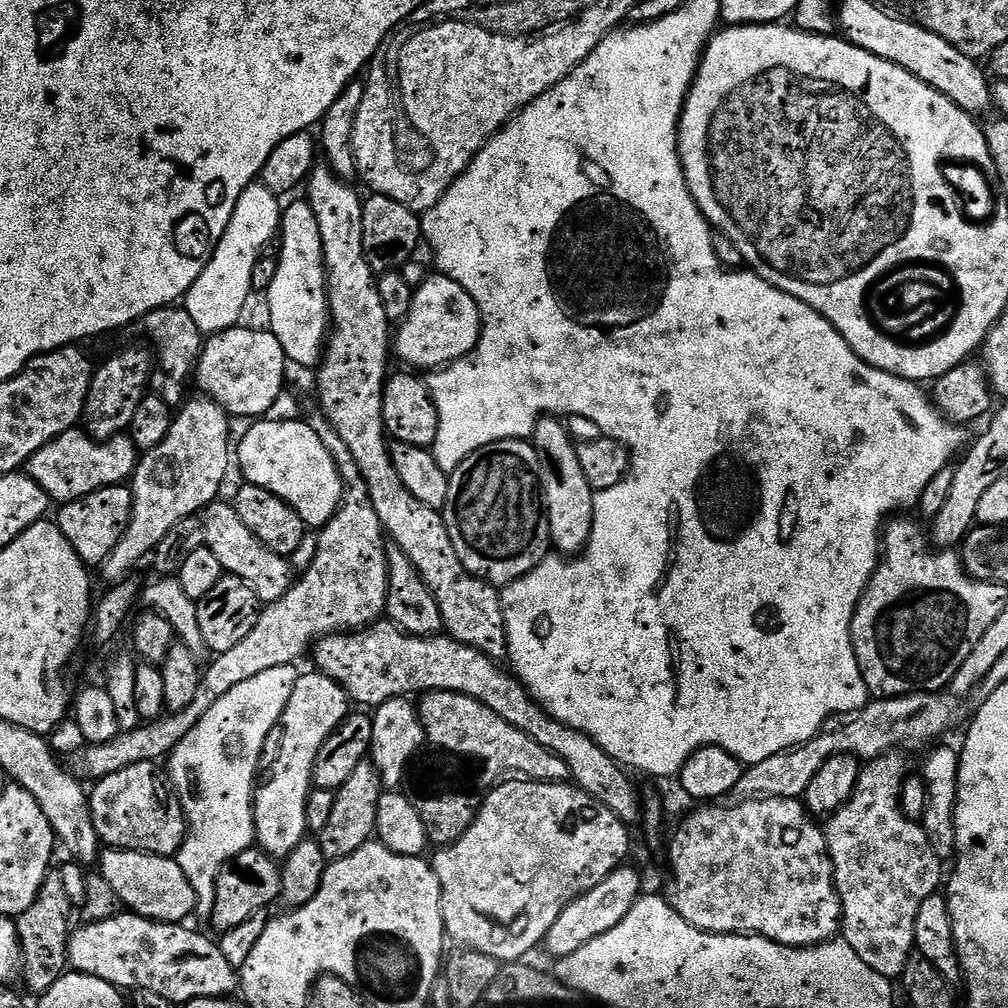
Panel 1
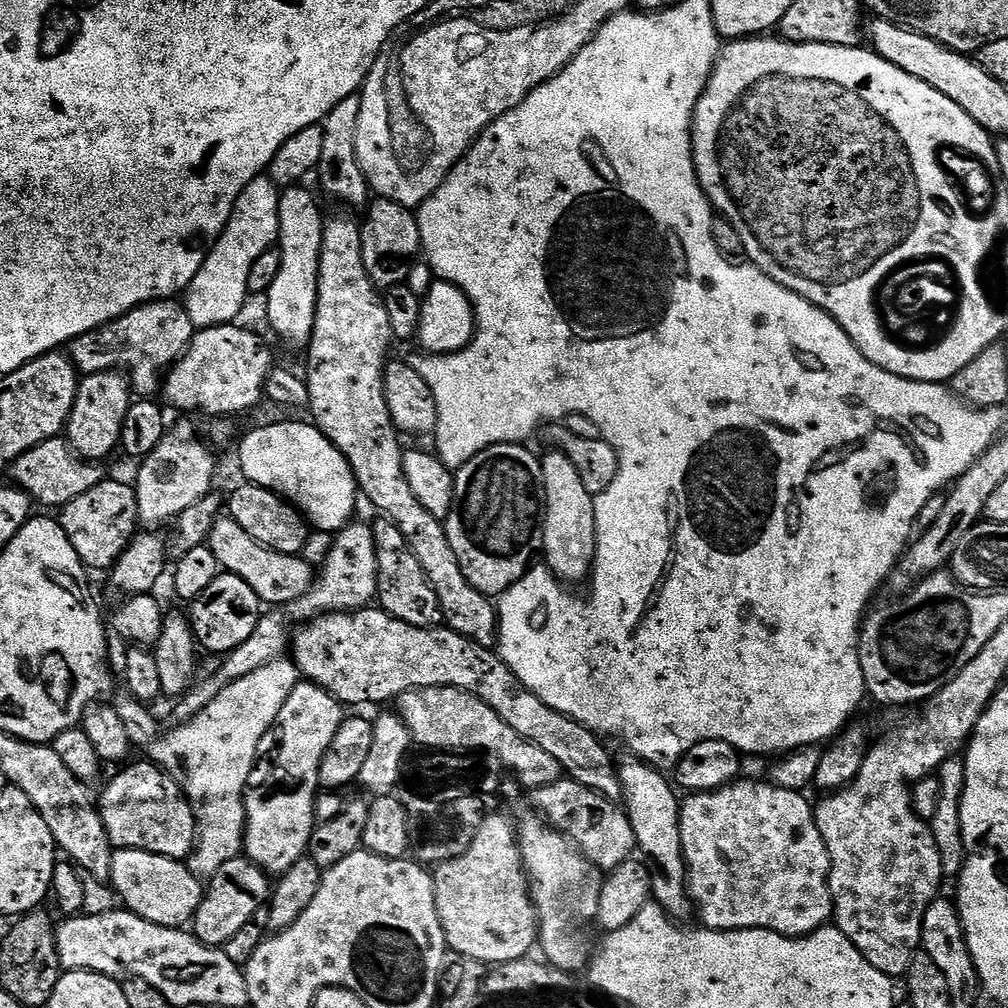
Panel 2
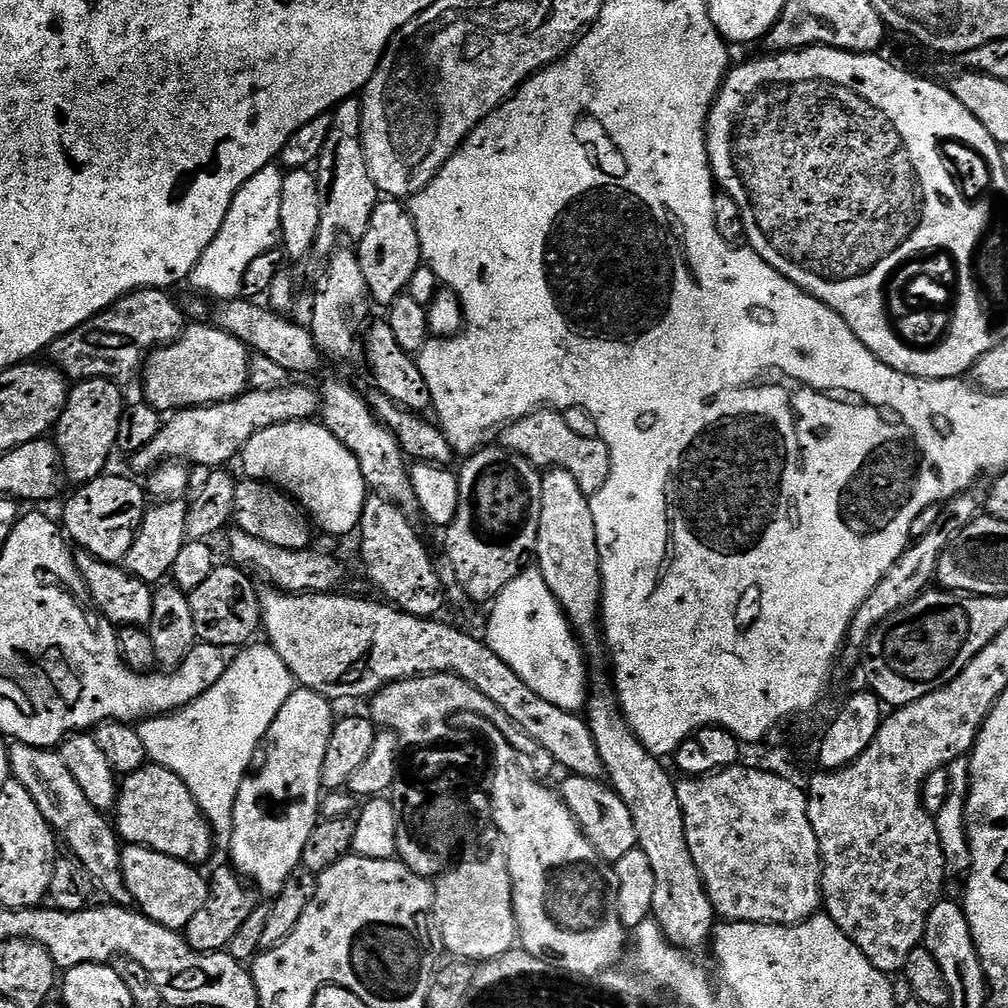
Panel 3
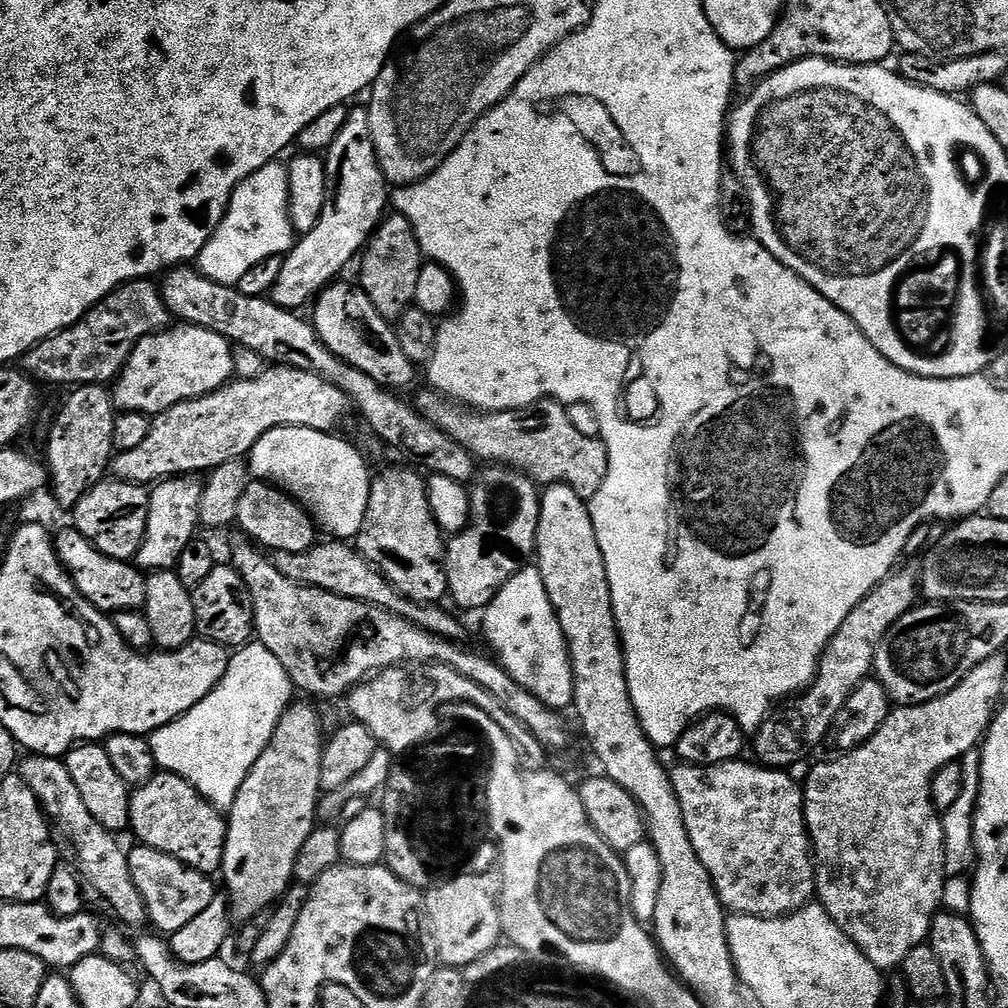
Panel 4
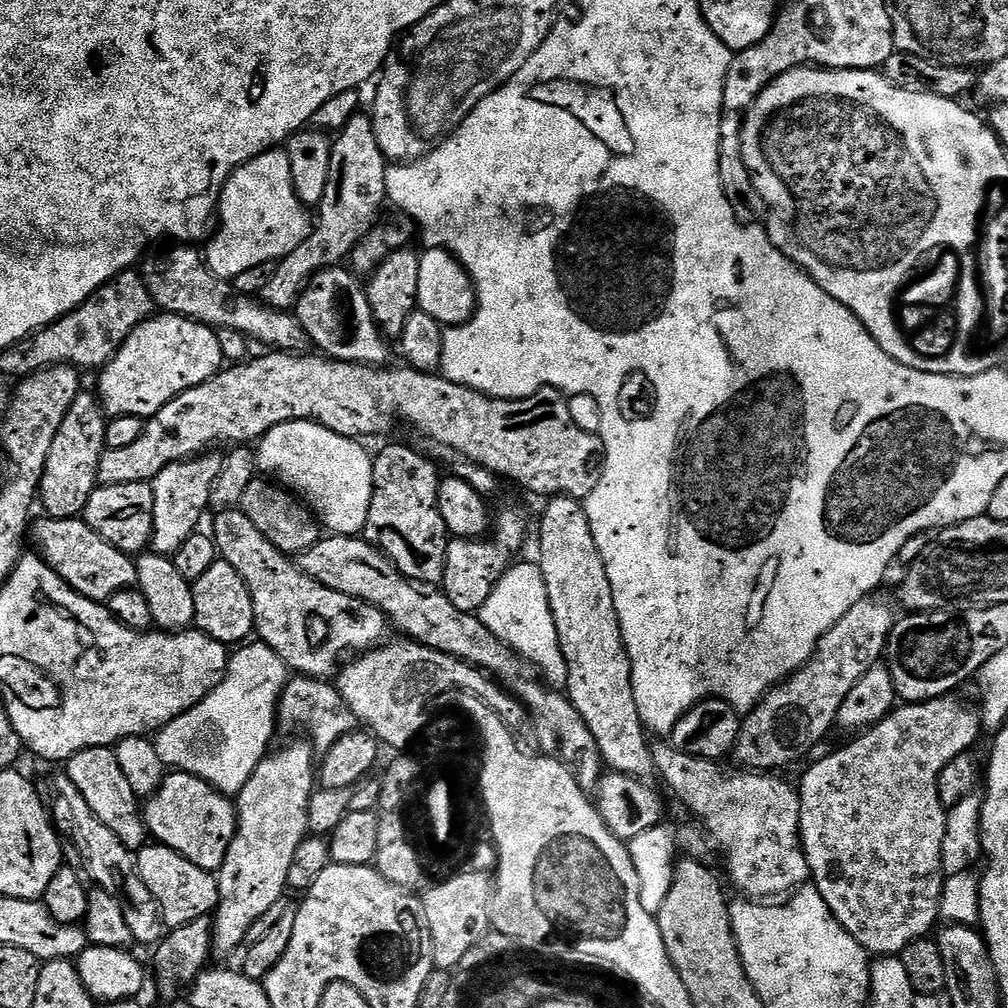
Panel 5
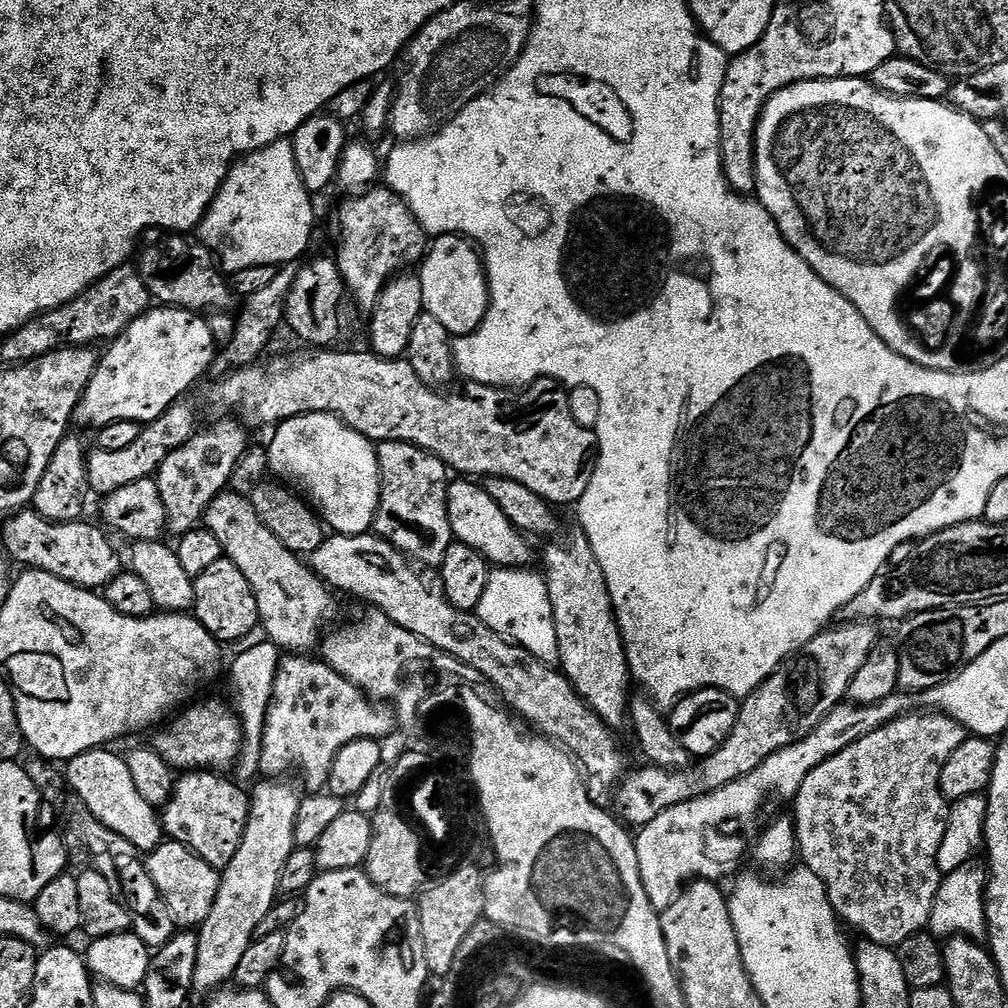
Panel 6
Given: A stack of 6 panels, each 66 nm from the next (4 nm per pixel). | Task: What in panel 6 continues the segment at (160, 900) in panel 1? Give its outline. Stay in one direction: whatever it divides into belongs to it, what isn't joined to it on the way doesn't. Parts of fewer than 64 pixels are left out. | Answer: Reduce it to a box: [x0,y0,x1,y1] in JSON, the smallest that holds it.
[147,842,221,930]

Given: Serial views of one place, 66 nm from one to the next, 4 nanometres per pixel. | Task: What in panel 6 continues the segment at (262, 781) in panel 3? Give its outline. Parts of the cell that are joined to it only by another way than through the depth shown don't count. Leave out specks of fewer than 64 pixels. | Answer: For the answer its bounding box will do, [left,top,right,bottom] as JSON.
[195,778,301,993]

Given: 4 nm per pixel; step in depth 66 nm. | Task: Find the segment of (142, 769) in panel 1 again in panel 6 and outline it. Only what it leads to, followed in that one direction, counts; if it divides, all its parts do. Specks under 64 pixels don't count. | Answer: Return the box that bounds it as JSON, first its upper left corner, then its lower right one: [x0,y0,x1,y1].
[162,770,250,870]

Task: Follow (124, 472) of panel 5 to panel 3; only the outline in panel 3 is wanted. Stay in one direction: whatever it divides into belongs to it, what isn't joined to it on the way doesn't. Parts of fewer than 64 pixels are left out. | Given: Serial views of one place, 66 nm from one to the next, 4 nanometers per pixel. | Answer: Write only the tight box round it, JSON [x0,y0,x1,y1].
[131,382,610,498]

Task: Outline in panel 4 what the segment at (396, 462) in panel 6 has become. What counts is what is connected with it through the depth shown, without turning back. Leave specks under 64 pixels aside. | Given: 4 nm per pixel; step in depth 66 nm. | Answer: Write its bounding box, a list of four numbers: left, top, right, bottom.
[354,468,448,605]

